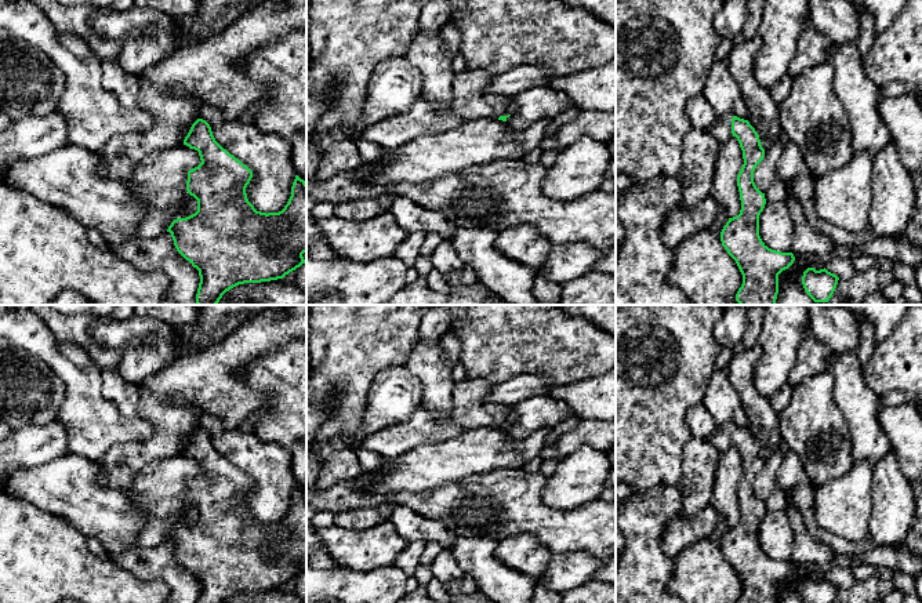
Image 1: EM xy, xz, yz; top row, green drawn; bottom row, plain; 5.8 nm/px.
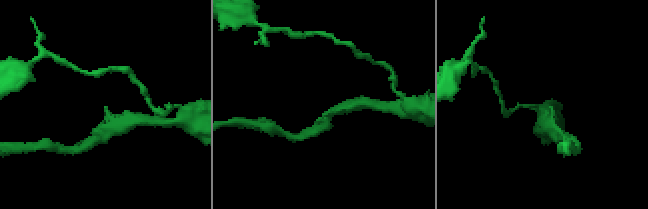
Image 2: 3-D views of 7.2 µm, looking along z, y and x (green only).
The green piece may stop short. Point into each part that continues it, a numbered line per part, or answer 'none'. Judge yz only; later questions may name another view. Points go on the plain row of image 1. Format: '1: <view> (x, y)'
1: yz (721, 438)

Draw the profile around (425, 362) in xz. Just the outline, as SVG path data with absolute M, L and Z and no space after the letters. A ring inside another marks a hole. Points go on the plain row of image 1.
M418 338L407 357L406 367L422 385L421 407L440 414L440 419L453 418L454 381L440 342L426 344Z

